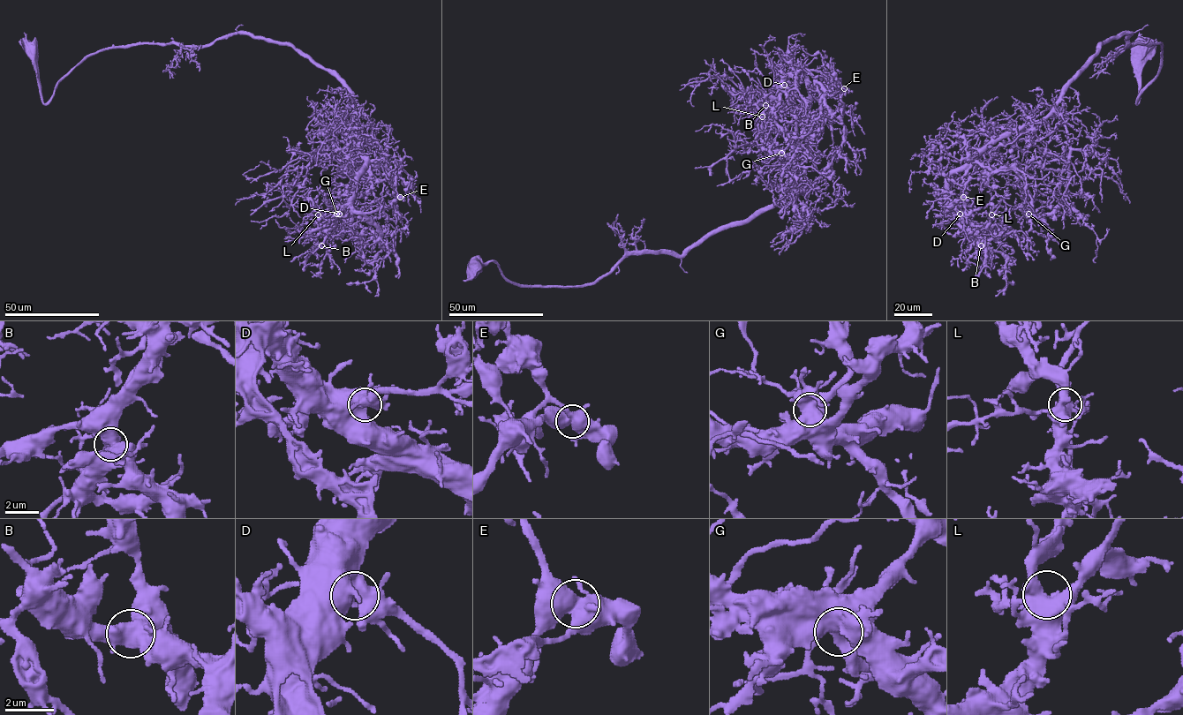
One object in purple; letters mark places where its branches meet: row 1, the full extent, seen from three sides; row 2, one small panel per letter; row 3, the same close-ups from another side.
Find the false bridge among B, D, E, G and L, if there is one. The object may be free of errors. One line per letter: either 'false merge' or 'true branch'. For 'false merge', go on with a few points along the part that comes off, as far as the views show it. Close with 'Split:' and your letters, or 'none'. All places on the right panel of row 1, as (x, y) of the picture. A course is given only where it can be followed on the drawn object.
B: true branch
D: true branch
E: false merge | (963, 197), (965, 184), (971, 179), (999, 171), (1013, 169), (1016, 173)
G: true branch
L: true branch
Split: E

